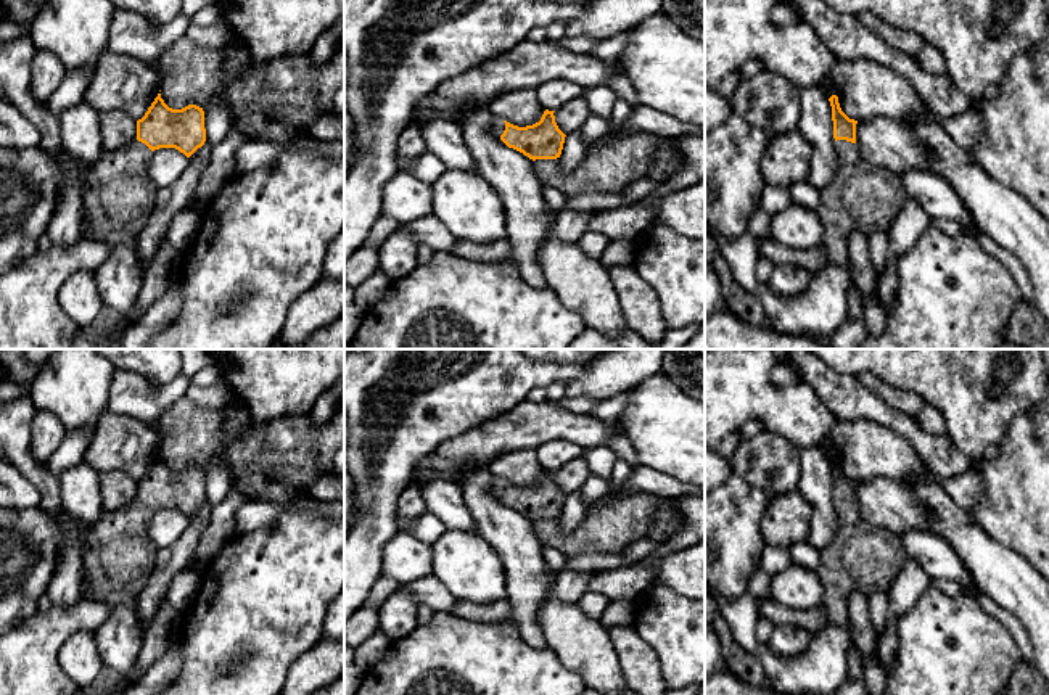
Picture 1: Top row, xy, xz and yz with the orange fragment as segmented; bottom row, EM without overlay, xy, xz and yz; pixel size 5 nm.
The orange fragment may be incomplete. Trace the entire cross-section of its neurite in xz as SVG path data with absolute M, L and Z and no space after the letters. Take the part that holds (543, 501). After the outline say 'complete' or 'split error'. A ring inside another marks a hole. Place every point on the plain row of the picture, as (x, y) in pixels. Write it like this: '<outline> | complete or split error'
M545 470L539 483L526 487L494 478L491 494L533 521L557 520L566 496L558 489L553 473Z | split error

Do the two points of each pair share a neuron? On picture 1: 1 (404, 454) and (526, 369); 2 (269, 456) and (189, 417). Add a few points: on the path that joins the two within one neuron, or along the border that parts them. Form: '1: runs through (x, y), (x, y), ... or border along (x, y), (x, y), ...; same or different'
1: runs through (435, 423), (486, 375), (496, 375); same
2: runs through (250, 456), (221, 448), (208, 436); same

